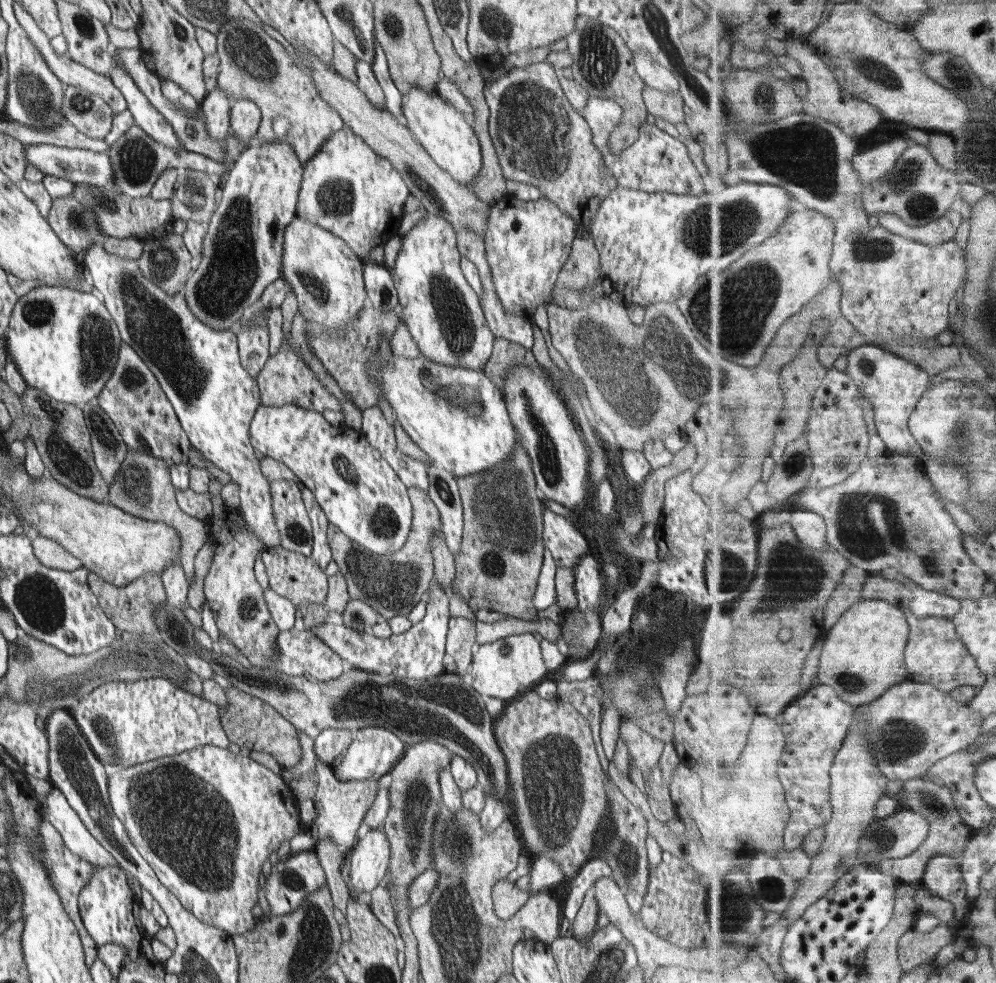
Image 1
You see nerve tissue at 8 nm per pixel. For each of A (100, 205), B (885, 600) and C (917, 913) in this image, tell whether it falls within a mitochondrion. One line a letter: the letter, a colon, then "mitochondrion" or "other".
A: mitochondrion
B: other
C: other

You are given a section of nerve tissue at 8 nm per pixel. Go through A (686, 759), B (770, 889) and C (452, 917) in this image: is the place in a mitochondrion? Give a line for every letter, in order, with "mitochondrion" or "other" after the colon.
A: other
B: mitochondrion
C: mitochondrion

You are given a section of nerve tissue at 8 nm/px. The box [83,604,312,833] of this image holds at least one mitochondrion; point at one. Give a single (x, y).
(149, 657)

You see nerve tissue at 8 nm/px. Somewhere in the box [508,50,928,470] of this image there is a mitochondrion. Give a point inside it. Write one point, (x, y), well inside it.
(626, 377)

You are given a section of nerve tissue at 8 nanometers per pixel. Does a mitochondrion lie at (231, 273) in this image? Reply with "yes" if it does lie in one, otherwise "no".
yes

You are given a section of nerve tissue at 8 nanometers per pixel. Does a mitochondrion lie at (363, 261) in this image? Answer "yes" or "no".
no

